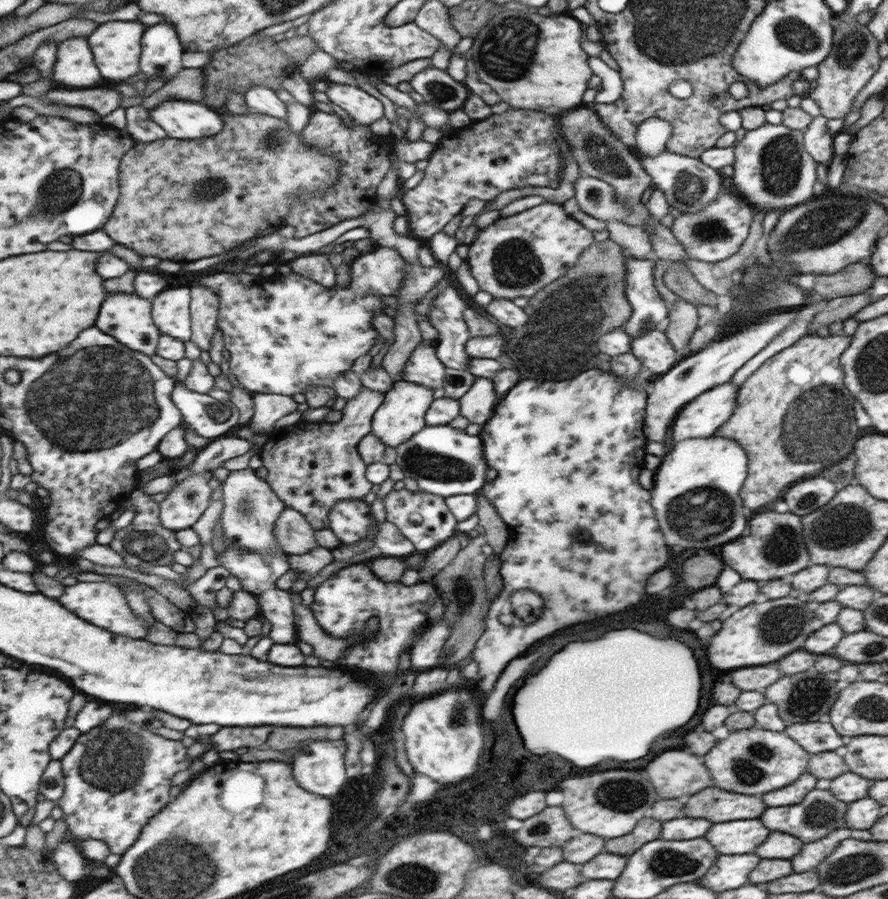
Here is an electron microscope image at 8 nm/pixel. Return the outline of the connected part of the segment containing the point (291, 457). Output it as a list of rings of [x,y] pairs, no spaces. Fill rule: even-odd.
[[[364,386],[355,398],[347,401],[342,410],[343,418],[338,423],[300,421],[269,432],[260,454],[263,465],[268,470],[266,480],[274,487],[274,492],[283,503],[304,514],[316,531],[331,529],[331,510],[339,500],[363,500],[371,492],[373,482],[367,478],[368,464],[359,452],[358,444],[372,432],[374,414],[378,412],[385,397],[382,392]]]

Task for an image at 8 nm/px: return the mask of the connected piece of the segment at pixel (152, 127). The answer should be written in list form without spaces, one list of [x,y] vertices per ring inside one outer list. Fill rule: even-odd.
[[[145,106],[126,107],[125,118],[127,126],[123,130],[138,143],[155,142],[168,137],[168,132],[150,117],[150,110]]]

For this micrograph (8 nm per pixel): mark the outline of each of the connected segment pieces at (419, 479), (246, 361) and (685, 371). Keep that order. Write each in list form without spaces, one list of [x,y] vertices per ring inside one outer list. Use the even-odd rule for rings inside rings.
[[[425,425],[409,441],[396,448],[396,463],[406,476],[416,481],[423,493],[435,494],[443,499],[459,494],[476,495],[485,485],[485,470],[488,469],[481,458],[481,443],[478,435],[467,435],[449,425]]]
[[[378,246],[371,254],[361,255],[358,260],[351,265],[351,281],[347,287],[341,287],[341,285],[335,285],[334,288],[327,288],[319,282],[315,282],[306,276],[299,276],[299,274],[289,274],[287,278],[277,278],[277,280],[271,280],[271,282],[257,282],[253,286],[243,286],[239,282],[237,276],[233,274],[213,274],[213,276],[203,276],[199,278],[199,286],[209,286],[219,290],[220,302],[220,317],[219,326],[220,330],[223,332],[223,338],[225,342],[225,348],[230,353],[229,359],[229,370],[236,375],[238,382],[248,391],[254,393],[267,393],[267,394],[282,394],[293,396],[293,394],[304,394],[304,390],[307,387],[315,386],[335,386],[335,379],[339,378],[345,371],[352,370],[355,360],[360,356],[369,354],[373,342],[375,342],[375,337],[378,335],[371,324],[373,320],[373,312],[386,314],[384,308],[387,307],[383,303],[383,296],[401,296],[401,287],[403,286],[403,281],[406,279],[405,265],[407,264],[406,259],[401,252],[395,250],[394,248],[387,248],[386,246]]]
[[[800,306],[785,309],[778,314],[768,314],[753,322],[749,328],[735,332],[733,336],[713,340],[708,347],[700,352],[680,358],[659,380],[651,383],[651,392],[647,394],[642,431],[647,440],[661,442],[665,438],[665,430],[669,428],[678,410],[705,390],[730,380],[732,374],[749,360],[759,349],[762,349],[779,331],[782,331],[794,318]]]

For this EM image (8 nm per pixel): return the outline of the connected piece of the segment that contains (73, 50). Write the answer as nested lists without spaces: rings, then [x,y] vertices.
[[[71,38],[58,44],[58,61],[51,79],[65,89],[95,88],[103,80],[85,38]]]

